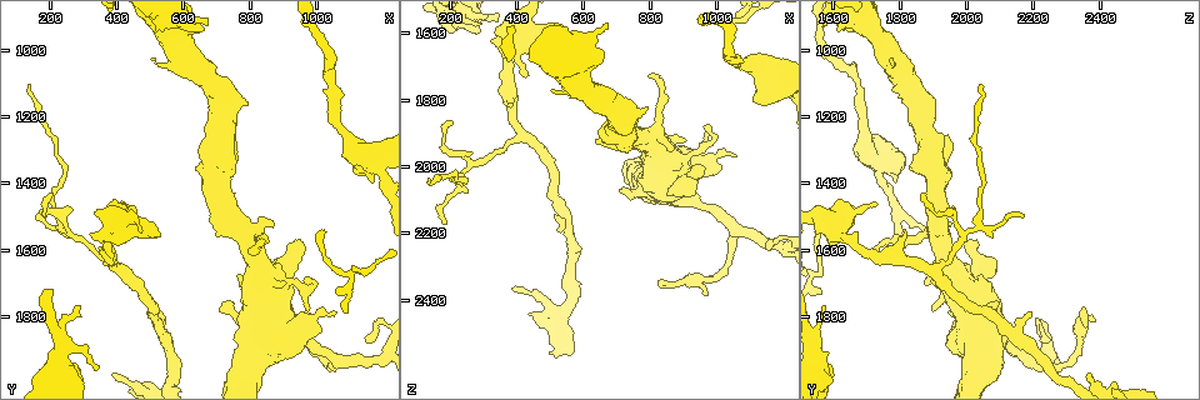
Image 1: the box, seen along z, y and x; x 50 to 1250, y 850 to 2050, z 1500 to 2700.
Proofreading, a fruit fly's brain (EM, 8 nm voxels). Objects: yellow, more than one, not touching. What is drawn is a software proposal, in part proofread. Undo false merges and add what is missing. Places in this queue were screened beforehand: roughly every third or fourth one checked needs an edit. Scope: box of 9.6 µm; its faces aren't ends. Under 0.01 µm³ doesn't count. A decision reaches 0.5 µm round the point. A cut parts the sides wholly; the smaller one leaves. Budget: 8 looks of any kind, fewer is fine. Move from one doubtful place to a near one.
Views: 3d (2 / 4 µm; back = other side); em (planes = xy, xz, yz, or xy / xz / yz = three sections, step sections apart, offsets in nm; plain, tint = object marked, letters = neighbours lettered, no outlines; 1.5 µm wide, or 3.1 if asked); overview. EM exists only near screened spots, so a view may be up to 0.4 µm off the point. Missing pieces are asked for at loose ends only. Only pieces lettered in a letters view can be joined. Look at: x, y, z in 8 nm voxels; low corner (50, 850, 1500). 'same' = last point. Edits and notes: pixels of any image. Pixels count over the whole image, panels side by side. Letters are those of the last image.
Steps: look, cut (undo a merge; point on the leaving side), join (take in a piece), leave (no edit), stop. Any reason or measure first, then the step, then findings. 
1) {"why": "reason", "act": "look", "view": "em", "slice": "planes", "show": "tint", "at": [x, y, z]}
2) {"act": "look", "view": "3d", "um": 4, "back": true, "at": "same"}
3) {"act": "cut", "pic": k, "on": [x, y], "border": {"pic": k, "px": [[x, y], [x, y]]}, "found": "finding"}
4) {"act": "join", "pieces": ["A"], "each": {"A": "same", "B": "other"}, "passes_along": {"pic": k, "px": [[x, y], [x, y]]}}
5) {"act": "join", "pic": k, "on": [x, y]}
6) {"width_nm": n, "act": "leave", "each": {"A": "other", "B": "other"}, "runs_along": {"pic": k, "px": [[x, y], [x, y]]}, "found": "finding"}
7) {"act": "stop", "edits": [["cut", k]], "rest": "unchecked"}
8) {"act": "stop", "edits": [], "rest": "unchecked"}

{"why": "thick end", "act": "look", "view": "3d", "um": 4, "at": [290, 1980, 1600]}

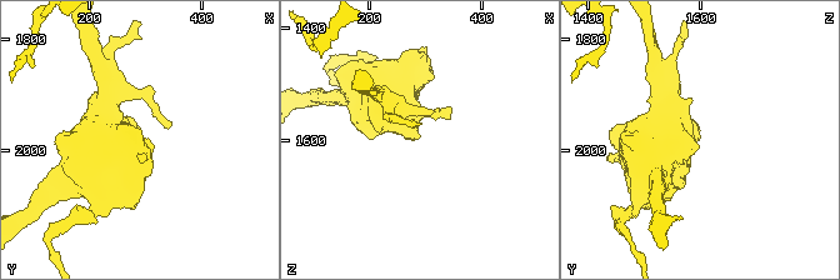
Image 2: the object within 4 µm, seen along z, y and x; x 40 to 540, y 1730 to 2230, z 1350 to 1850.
{"act": "look", "view": "em", "slice": "xy", "step": 8, "show": "letters", "at": [285, 1985, 1600]}

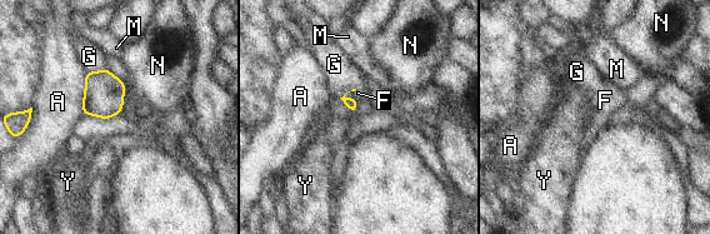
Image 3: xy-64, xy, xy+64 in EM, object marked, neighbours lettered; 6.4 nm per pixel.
{"why": "cut it another way", "act": "look", "view": "em", "slice": "planes", "show": "letters", "at": "same"}

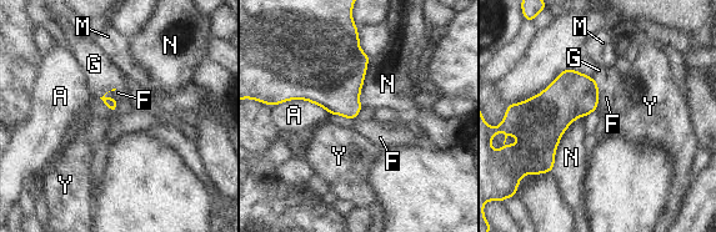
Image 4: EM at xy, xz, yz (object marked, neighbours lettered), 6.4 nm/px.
{"longest_contact_nm": ["N", 420], "act": "leave", "each": {"A": "other", "F": "other", "G": "other", "M": "other", "N": "other", "Y": "other"}, "found": "none of them fits"}

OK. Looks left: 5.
{"why": "tapers out", "act": "look", "view": "3d", "um": 2, "back": true, "at": [810, 1610, 1720]}

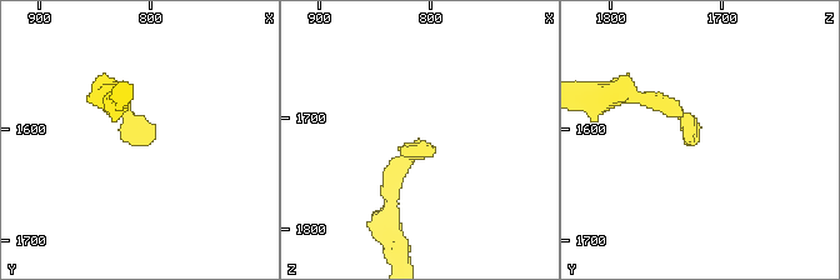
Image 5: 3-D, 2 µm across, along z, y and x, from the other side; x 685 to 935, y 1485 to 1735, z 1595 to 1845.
{"act": "look", "view": "em", "slice": "yz", "step": 8, "show": "letters", "at": [818, 1614, 1724]}

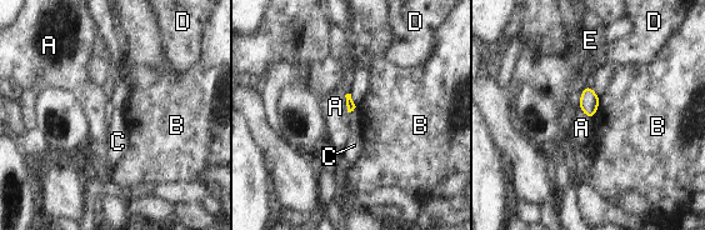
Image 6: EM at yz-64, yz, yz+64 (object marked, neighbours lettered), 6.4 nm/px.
{"act": "leave", "each": {"A": "other", "B": "other", "C": "other", "D": "other", "E": "other"}, "border": {"pic": 6, "px": [[344, 95], [348, 113]]}, "found": "none of them fits"}

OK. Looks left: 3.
{"why": "thin end", "act": "look", "view": "3d", "um": 2, "at": [130, 1110, 2040]}

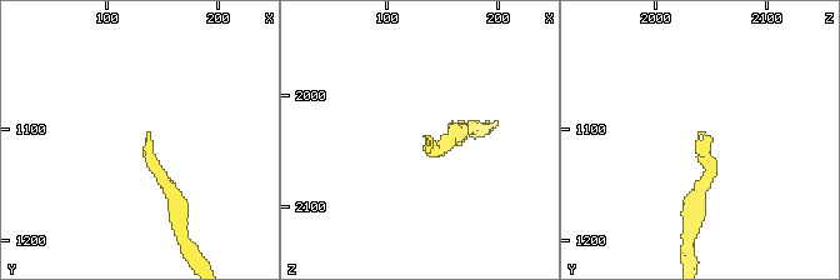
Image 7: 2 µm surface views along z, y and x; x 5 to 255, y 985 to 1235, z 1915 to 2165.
{"act": "look", "view": "em", "slice": "xy", "step": 8, "show": "letters", "at": [138, 1104, 2044]}

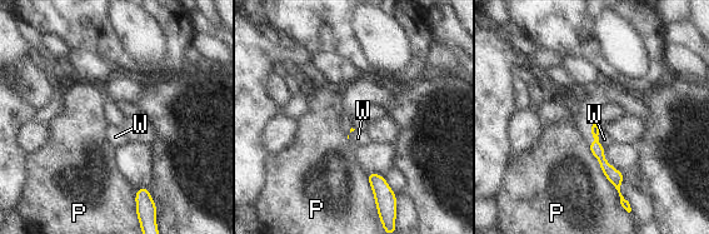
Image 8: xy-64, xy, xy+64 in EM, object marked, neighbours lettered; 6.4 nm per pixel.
{"act": "leave", "each": {"P": "other", "W": "other"}, "runs_along": {"pic": 8, "px": [[594, 129], [597, 150], [617, 183]]}, "found": "no lettered piece goes on from it"}

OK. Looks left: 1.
{"act": "stop", "edits": [], "rest": "unchecked"}

